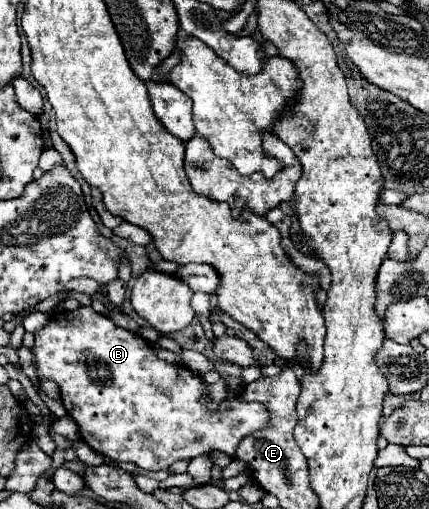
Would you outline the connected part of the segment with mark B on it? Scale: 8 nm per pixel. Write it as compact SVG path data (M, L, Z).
M82 307L76 313L54 313L46 327L34 333L34 369L38 381L50 379L60 387L60 399L68 415L76 421L82 439L102 455L108 455L116 461L130 461L142 469L164 469L178 459L192 459L210 449L218 449L230 457L236 453L238 441L262 429L268 423L268 413L258 403L242 403L238 399L222 401L220 405L202 405L198 399L206 393L206 381L196 377L190 369L182 365L170 365L158 359L152 347L138 337L136 333L118 327L112 319Z

